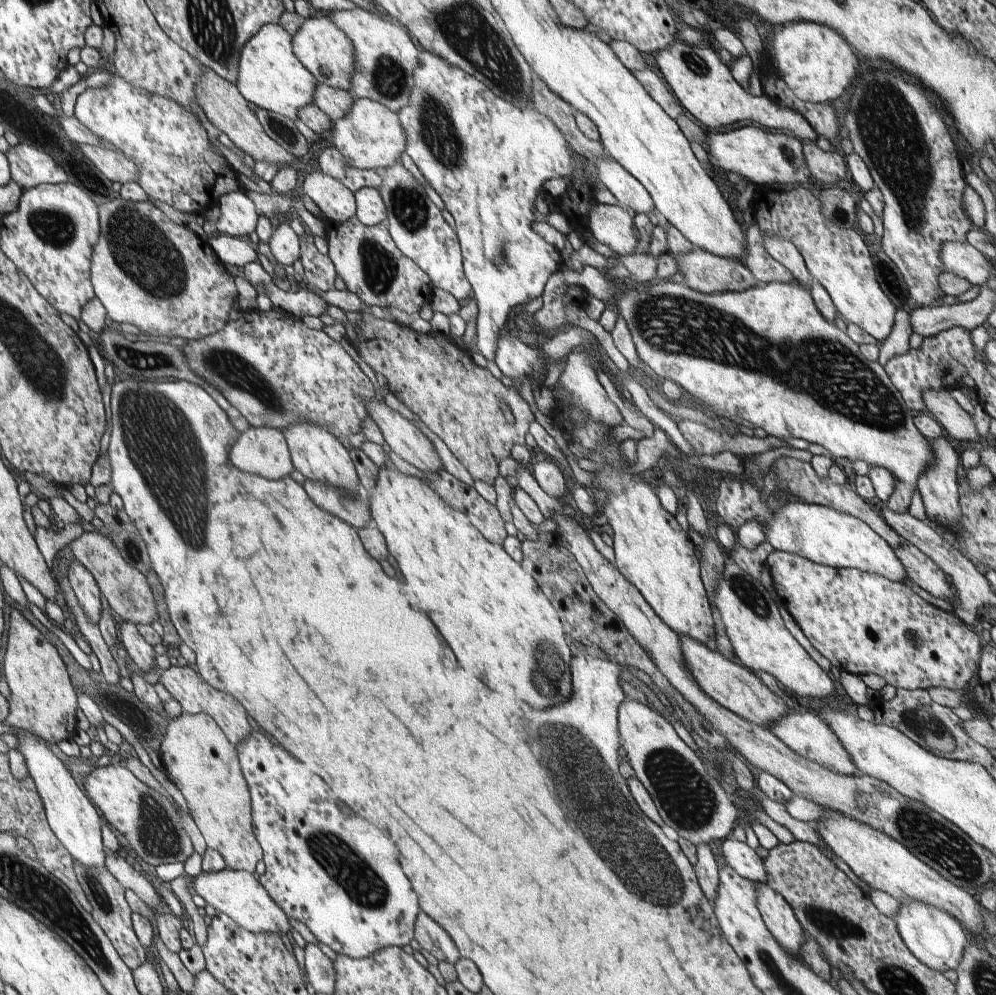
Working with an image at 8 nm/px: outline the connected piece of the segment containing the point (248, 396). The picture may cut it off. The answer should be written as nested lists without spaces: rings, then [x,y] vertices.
[[[273,307],[271,311],[254,310],[241,312],[240,318],[235,322],[231,322],[230,326],[226,327],[224,332],[218,331],[203,339],[189,340],[186,345],[182,347],[182,352],[194,375],[200,379],[204,379],[214,388],[217,388],[226,397],[229,403],[234,402],[234,406],[240,406],[240,412],[242,412],[242,408],[246,406],[246,408],[254,414],[252,418],[246,418],[252,427],[274,427],[275,429],[282,430],[300,423],[318,425],[337,437],[350,451],[352,449],[360,449],[360,446],[367,440],[367,436],[363,431],[363,423],[366,418],[369,417],[369,412],[366,412],[366,404],[364,404],[364,402],[366,402],[366,400],[372,400],[372,398],[376,396],[376,388],[374,388],[372,382],[366,378],[366,374],[360,370],[360,366],[358,366],[358,372],[356,372],[356,361],[346,352],[346,349],[338,341],[326,335],[322,330],[306,327],[302,319],[287,315],[280,307]]]

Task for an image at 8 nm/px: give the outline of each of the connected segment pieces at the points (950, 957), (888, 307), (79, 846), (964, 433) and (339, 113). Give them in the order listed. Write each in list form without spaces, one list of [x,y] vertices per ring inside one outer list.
[[[910,901],[901,904],[894,920],[908,950],[928,968],[942,973],[955,970],[960,964],[969,939],[963,926],[953,916],[935,906]]]
[[[767,185],[757,187],[752,199],[753,220],[759,224],[759,231],[766,237],[782,237],[790,241],[803,256],[807,269],[816,282],[820,283],[833,300],[836,310],[847,323],[857,324],[881,343],[890,333],[895,323],[897,308],[888,300],[878,284],[870,250],[862,240],[862,236],[853,227],[843,227],[827,219],[823,213],[819,198],[802,185],[784,187],[782,190]]]
[[[20,729],[12,733],[18,739],[18,752],[25,758],[28,774],[37,785],[37,791],[45,803],[45,813],[49,824],[56,833],[72,859],[79,860],[89,867],[105,867],[104,842],[102,842],[102,822],[100,822],[99,810],[92,806],[92,802],[84,796],[84,791],[78,788],[70,772],[64,768],[64,764],[56,758],[56,754],[48,748],[48,744],[38,735],[28,729]]]
[[[925,391],[923,399],[928,413],[944,426],[958,442],[980,441],[978,425],[948,391]]]
[[[320,82],[319,86],[316,87],[312,104],[320,108],[335,123],[351,111],[355,100],[356,98],[348,91],[335,89]]]

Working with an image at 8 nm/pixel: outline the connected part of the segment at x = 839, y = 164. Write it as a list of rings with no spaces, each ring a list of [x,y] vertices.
[[[816,141],[804,142],[803,153],[814,181],[824,184],[849,180],[849,170],[846,166],[846,155],[840,150],[822,151]]]

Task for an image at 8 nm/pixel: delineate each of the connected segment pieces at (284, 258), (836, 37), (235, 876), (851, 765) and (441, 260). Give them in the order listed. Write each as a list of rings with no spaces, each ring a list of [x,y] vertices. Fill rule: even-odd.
[[[279,224],[272,231],[269,247],[275,260],[284,266],[293,265],[301,256],[299,236],[289,224]]]
[[[800,21],[788,23],[772,36],[772,58],[782,73],[783,86],[790,87],[799,99],[811,103],[829,103],[852,88],[860,60],[846,39],[828,25]]]
[[[224,869],[221,871],[204,872],[194,877],[192,888],[200,894],[210,906],[218,912],[233,917],[242,928],[248,929],[253,933],[279,932],[290,936],[290,923],[285,911],[280,905],[266,892],[260,880],[245,870],[235,871]]]
[[[796,709],[788,712],[787,716],[778,723],[774,723],[770,730],[791,749],[794,749],[794,752],[821,764],[832,772],[848,776],[860,774],[850,753],[843,747],[841,740],[831,730],[830,725],[808,710]]]
[[[400,163],[387,167],[386,178],[378,189],[387,206],[387,224],[391,236],[407,257],[417,261],[422,269],[431,276],[434,286],[446,290],[457,300],[468,298],[471,294],[471,284],[462,270],[462,255],[458,246],[459,236],[442,218],[442,212],[434,202],[430,202],[424,187]]]

